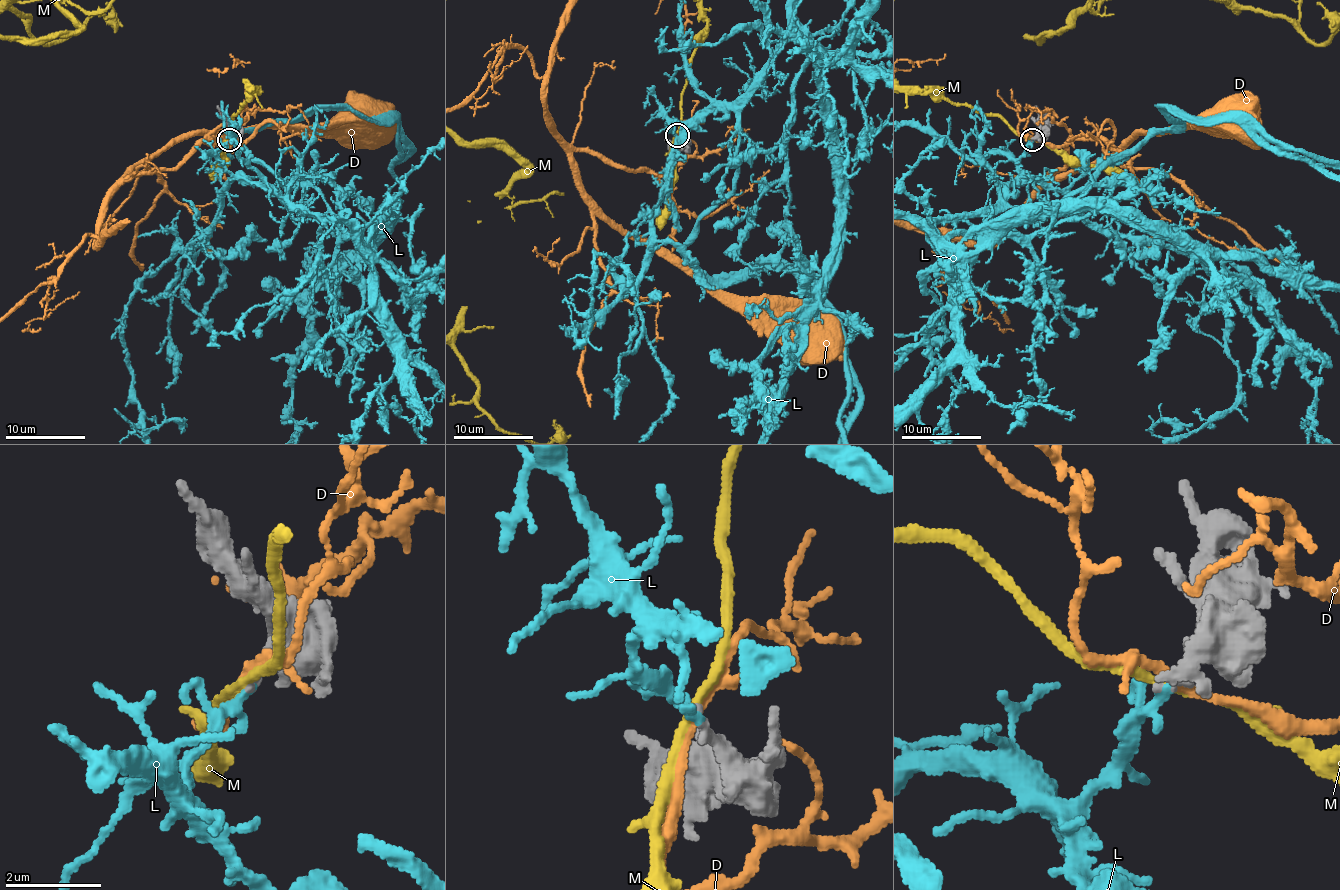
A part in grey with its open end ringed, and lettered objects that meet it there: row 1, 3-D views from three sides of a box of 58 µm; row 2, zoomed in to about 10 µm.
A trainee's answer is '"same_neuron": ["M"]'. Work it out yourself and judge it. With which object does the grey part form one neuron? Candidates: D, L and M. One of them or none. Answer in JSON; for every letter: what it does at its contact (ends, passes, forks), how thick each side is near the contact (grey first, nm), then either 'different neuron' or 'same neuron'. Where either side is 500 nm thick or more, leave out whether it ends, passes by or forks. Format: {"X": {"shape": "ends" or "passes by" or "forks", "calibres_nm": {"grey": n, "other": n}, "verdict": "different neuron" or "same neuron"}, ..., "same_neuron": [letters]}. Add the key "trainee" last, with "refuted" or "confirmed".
{"D": {"shape": "passes by", "calibres_nm": {"grey": 280, "other": 180}, "verdict": "different neuron"}, "L": {"shape": "passes by", "calibres_nm": {"grey": 200, "other": 150}, "verdict": "same neuron"}, "M": {"shape": "passes by", "calibres_nm": {"grey": 200, "other": 180}, "verdict": "different neuron"}, "same_neuron": ["L"], "trainee": "refuted"}

